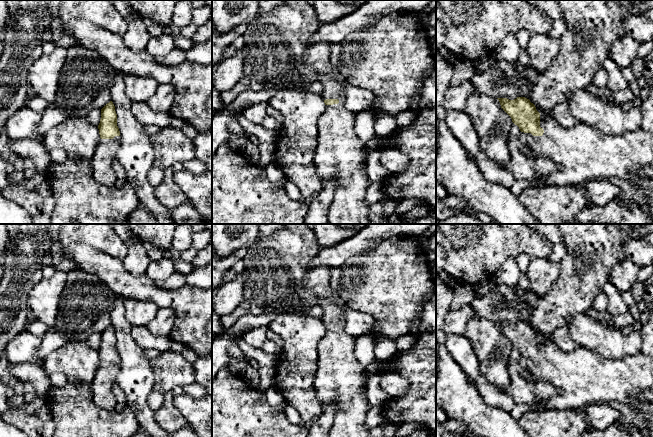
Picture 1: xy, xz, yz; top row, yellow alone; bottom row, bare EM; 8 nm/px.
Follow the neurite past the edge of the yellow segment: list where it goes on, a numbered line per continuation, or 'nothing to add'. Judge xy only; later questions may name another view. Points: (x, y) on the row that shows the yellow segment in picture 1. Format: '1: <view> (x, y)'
1: xy (104, 156)

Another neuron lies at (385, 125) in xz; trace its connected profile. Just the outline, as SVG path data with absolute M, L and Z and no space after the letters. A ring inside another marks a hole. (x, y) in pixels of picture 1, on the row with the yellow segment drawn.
M385 114L377 116L375 120L375 135L379 138L386 138L397 129L395 117Z

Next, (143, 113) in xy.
M132 102L131 110L142 125L154 125L161 129L170 126L171 114L169 112L154 111L146 102Z

